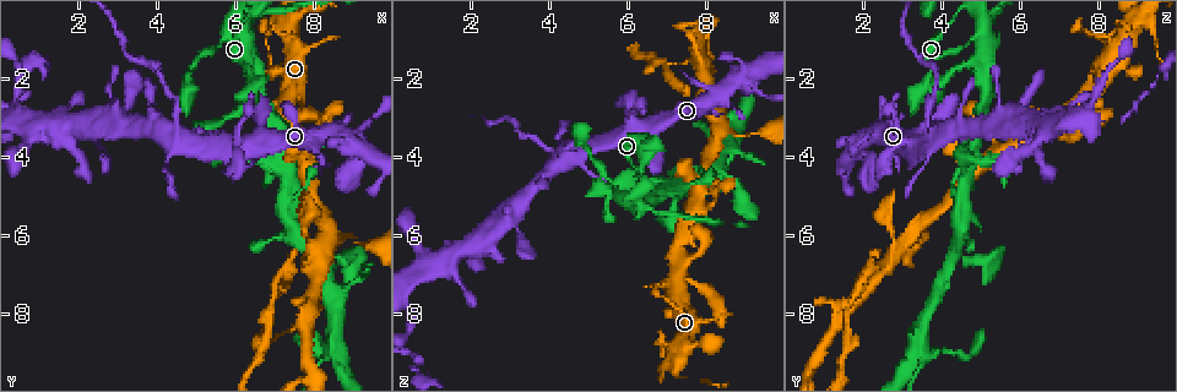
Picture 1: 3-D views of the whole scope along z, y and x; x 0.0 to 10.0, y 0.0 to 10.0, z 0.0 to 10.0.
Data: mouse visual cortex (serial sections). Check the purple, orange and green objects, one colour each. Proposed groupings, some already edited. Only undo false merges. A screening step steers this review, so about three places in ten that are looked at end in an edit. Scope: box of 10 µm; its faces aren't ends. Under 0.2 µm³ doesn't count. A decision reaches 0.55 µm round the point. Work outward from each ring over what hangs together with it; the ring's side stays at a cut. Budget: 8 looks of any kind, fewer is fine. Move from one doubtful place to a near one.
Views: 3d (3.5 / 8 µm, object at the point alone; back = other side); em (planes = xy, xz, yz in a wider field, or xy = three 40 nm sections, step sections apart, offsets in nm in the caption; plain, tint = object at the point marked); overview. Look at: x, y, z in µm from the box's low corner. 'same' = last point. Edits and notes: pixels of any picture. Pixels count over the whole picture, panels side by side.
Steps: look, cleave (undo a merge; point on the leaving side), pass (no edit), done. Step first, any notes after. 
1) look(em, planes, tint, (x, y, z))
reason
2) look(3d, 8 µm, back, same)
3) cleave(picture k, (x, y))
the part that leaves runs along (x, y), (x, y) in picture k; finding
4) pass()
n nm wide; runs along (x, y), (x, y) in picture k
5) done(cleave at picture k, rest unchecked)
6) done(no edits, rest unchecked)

look(3d, 8 µm, (4.60, 3.40, 4.05))
three-way junction

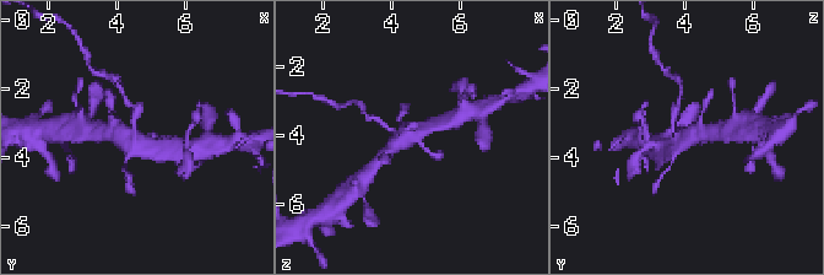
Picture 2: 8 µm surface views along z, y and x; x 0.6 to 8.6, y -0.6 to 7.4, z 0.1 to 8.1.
look(em, xy, step 3, tint, same)

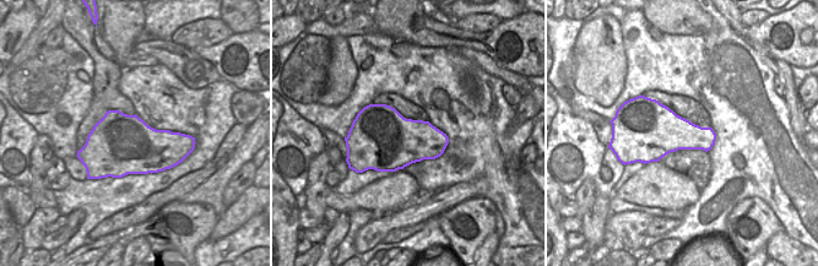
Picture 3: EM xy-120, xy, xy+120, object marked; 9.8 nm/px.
pass()
runs along (440, 124), (421, 128), (383, 156) in picture 2; one cell here

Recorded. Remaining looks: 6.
look(3d, 3.5 µm, (7.05, 8.65, 1.65))
calibre changes

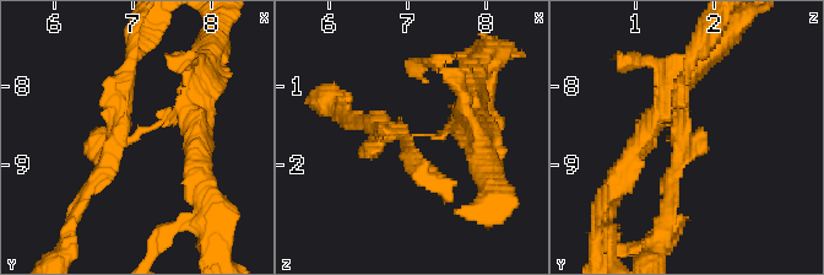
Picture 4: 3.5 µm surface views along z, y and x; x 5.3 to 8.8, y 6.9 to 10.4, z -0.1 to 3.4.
look(em, xy, step 3, tint, (7.00, 8.60, 1.60))
shape alone is not enough

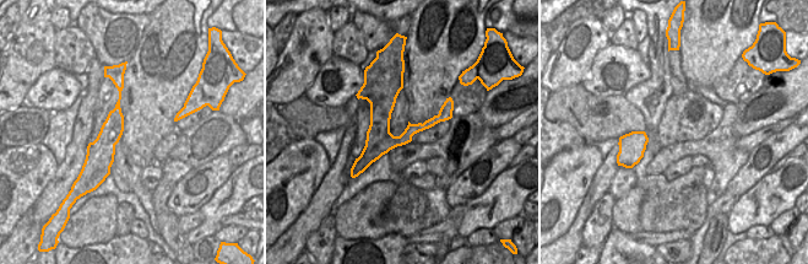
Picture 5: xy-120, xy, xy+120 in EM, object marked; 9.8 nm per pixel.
cleave(picture 4, (117, 119))
a second cell is stuck on

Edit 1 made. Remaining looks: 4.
look(overview)
see it whole again

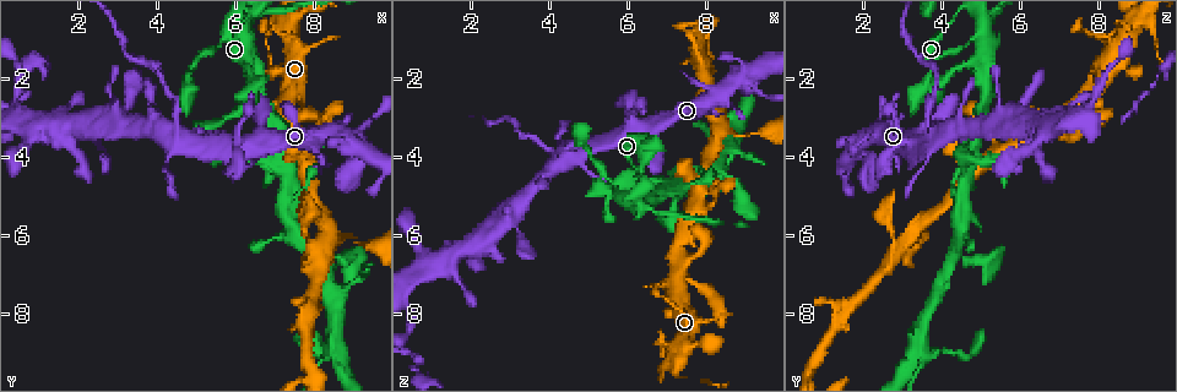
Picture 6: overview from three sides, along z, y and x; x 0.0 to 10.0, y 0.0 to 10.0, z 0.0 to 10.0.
look(3d, 3.5 µm, (9.35, 6.20, 3.40))
side arm on a straight run

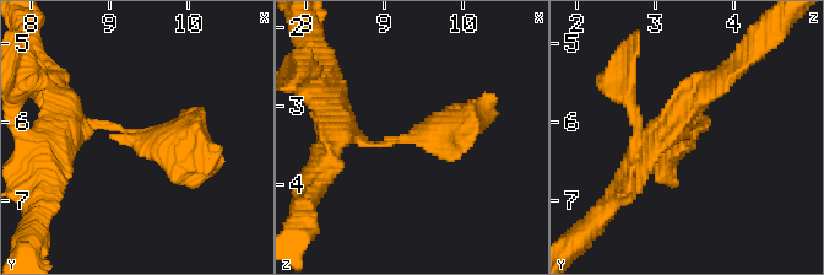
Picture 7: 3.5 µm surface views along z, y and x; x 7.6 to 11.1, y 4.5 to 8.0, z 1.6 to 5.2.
pass()
runs along (64, 116), (169, 143), (185, 183) in picture 7; all the same cell

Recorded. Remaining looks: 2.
done(cleave at picture 4, rest unchecked)

